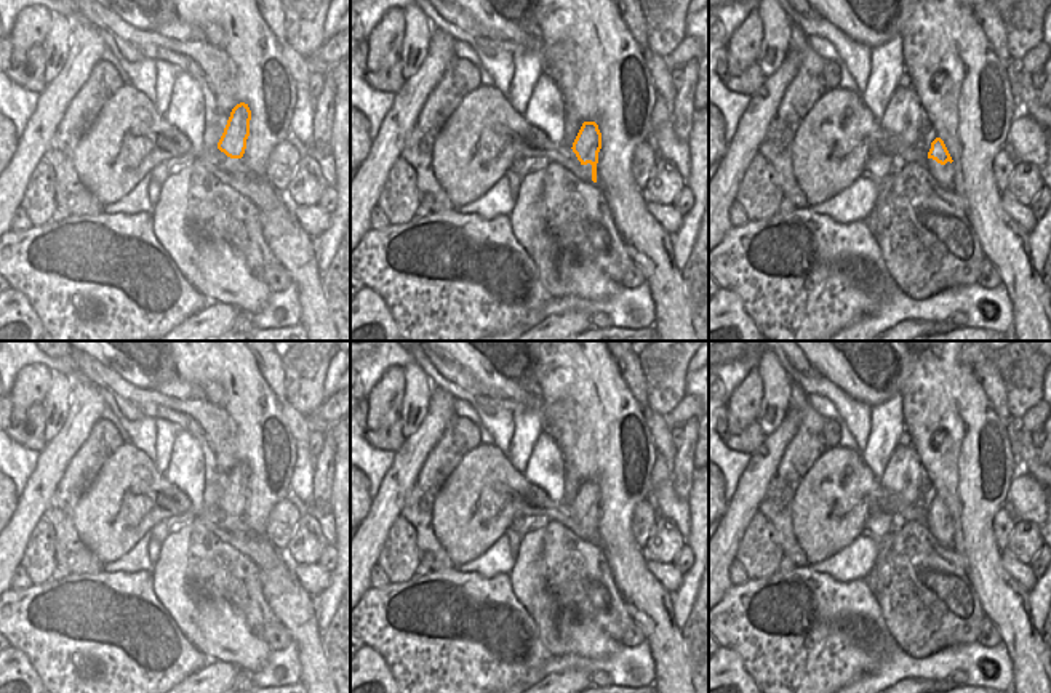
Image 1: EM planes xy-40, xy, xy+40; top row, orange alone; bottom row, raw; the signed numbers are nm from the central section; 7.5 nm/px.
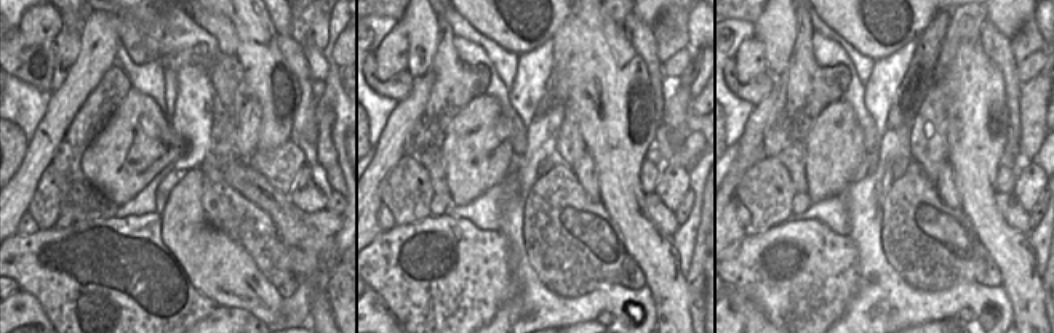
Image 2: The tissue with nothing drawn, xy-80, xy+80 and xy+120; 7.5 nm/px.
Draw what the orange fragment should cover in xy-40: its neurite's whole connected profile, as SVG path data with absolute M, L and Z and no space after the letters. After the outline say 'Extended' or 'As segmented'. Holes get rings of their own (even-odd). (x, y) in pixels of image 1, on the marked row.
M240 102L232 109L224 133L218 142L218 149L224 152L227 157L243 157L246 149L246 139L250 136L250 120L251 110L248 104Z. As segmented.

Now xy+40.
M936 138L931 142L931 149L928 152L926 168L929 174L941 184L944 189L953 187L953 166L952 157L941 138Z. Extended.

